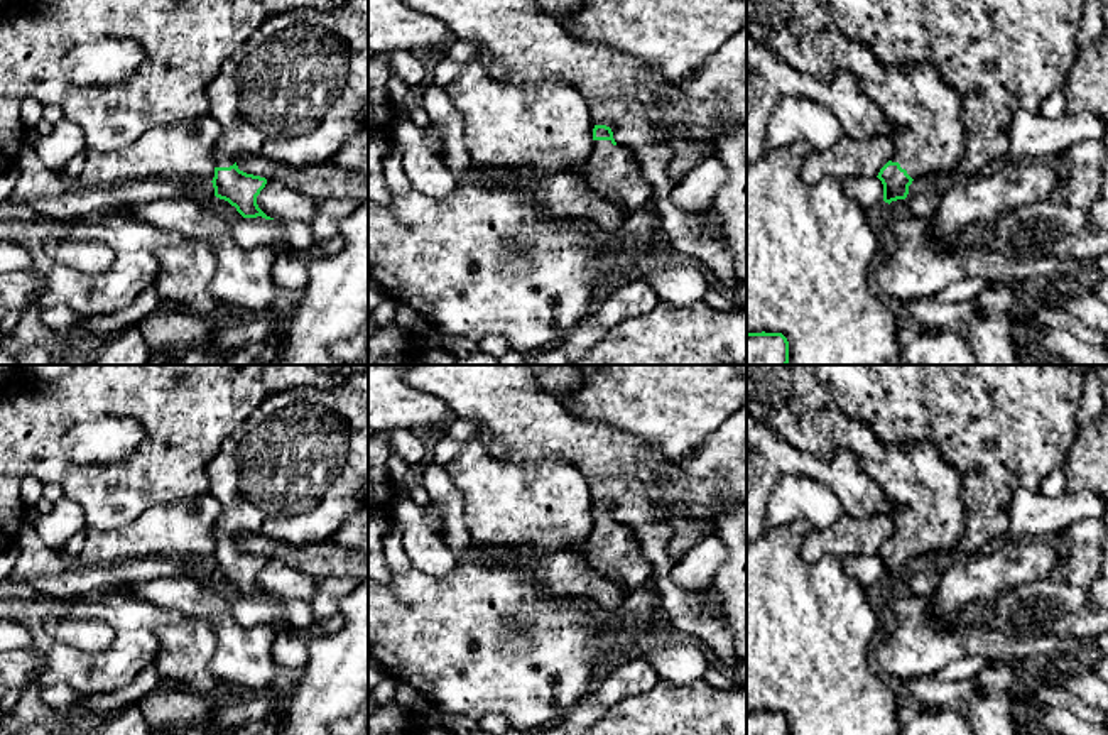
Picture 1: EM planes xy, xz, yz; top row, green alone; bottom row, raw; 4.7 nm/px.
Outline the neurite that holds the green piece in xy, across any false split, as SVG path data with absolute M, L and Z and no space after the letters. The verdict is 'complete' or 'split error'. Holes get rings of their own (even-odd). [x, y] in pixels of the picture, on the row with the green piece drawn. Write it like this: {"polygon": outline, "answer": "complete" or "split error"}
{"polygon": "M348 0L341 8L333 8L328 12L318 12L312 8L301 8L292 12L284 12L269 17L262 25L252 32L245 44L242 44L220 68L218 76L208 84L206 96L209 101L208 113L220 123L221 135L215 144L215 177L213 188L215 196L228 201L243 218L262 216L265 220L274 220L267 216L257 204L257 196L265 188L267 179L253 174L247 174L238 169L236 161L240 155L263 155L274 162L297 166L297 167L319 167L331 162L334 154L360 130L368 128L368 0Z", "answer": "split error"}

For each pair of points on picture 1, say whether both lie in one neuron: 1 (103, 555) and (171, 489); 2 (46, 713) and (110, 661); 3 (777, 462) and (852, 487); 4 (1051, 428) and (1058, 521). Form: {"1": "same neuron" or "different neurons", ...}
{"1": "different neurons", "2": "different neurons", "3": "same neuron", "4": "different neurons"}

